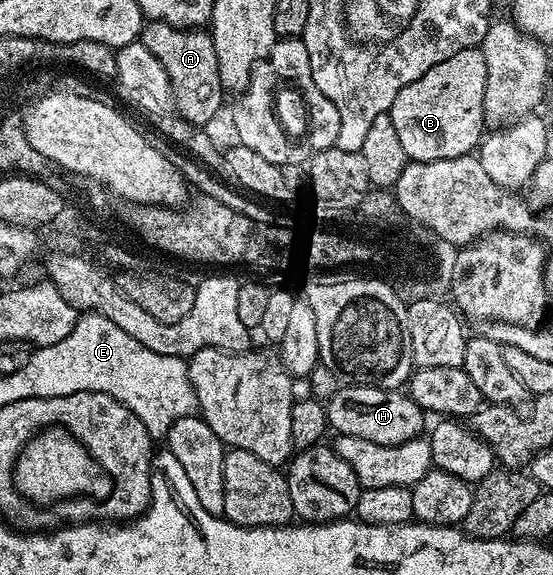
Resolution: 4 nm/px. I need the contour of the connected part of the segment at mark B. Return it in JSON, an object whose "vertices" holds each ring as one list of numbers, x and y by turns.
{"vertices":[[480,47,451,54,451,58,431,66,423,78,415,78,411,86,403,86,395,94,395,102,387,114,395,122,399,142,403,142,410,161,435,162,470,155,480,145,487,128,483,114,485,90,487,62,483,62]]}

